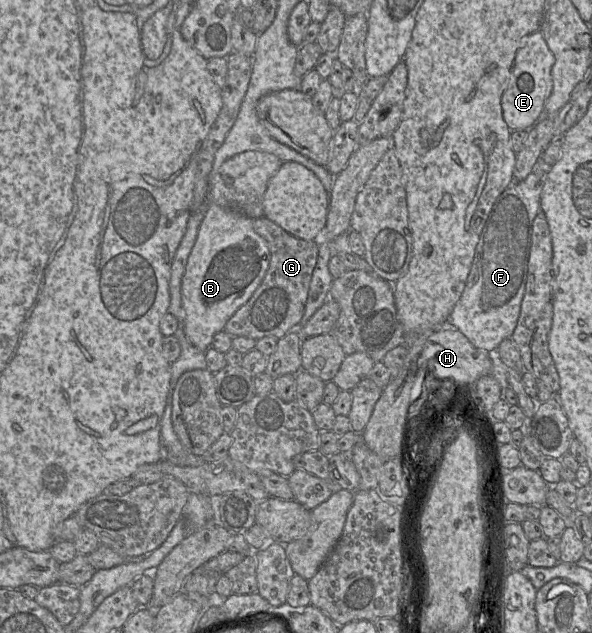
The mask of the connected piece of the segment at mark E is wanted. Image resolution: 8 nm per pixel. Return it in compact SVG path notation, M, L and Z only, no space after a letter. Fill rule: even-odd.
M540 31L529 35L518 48L501 98L503 118L511 131L529 130L544 115L545 103L553 89L551 69L554 63L555 57Z

